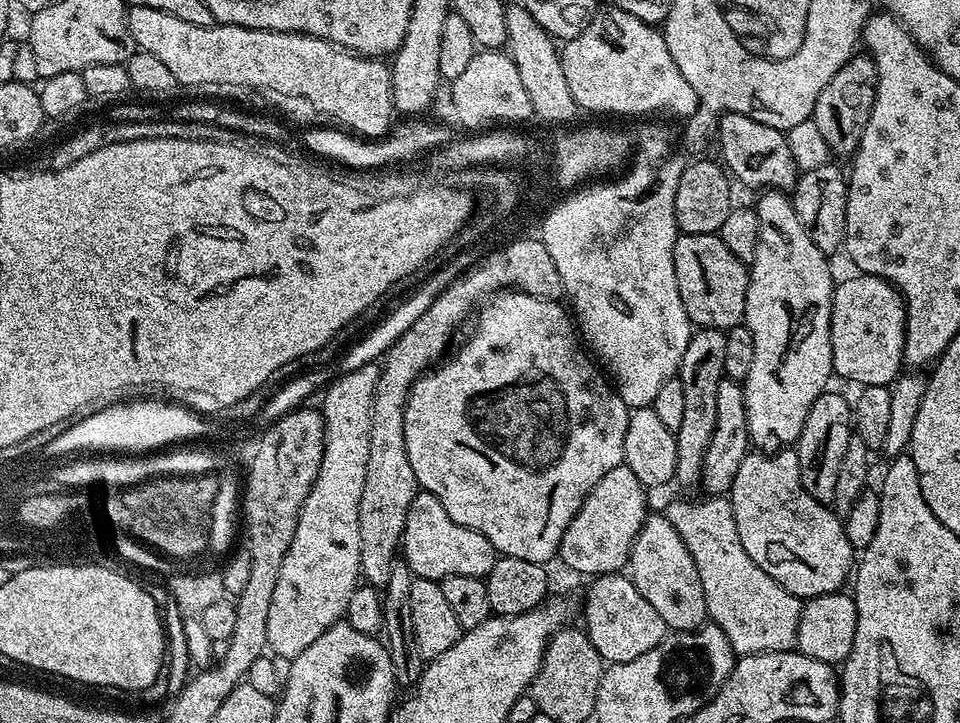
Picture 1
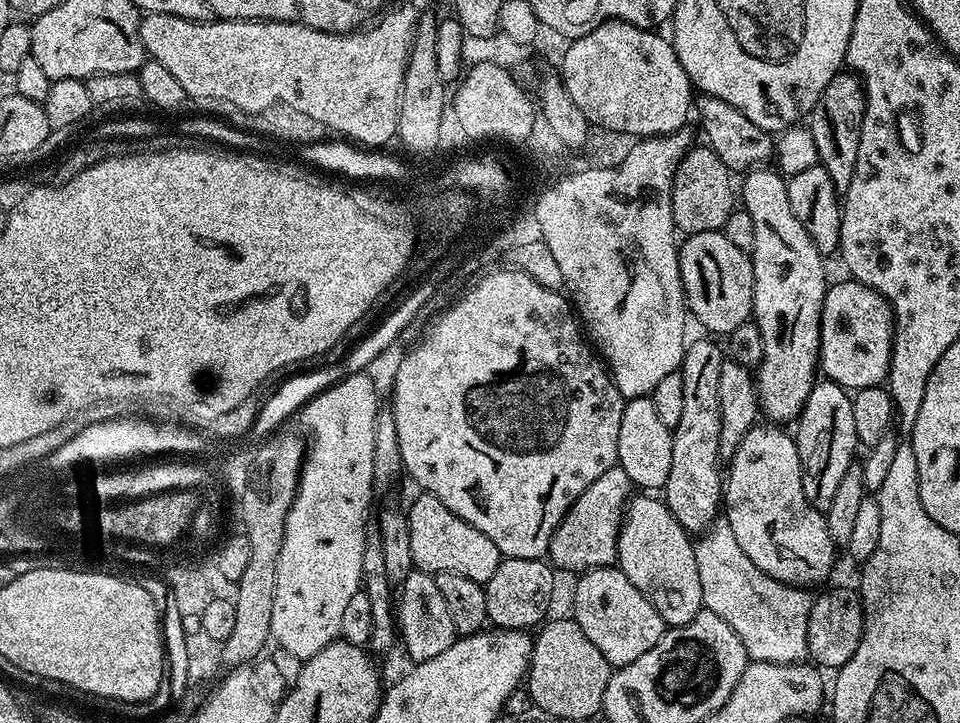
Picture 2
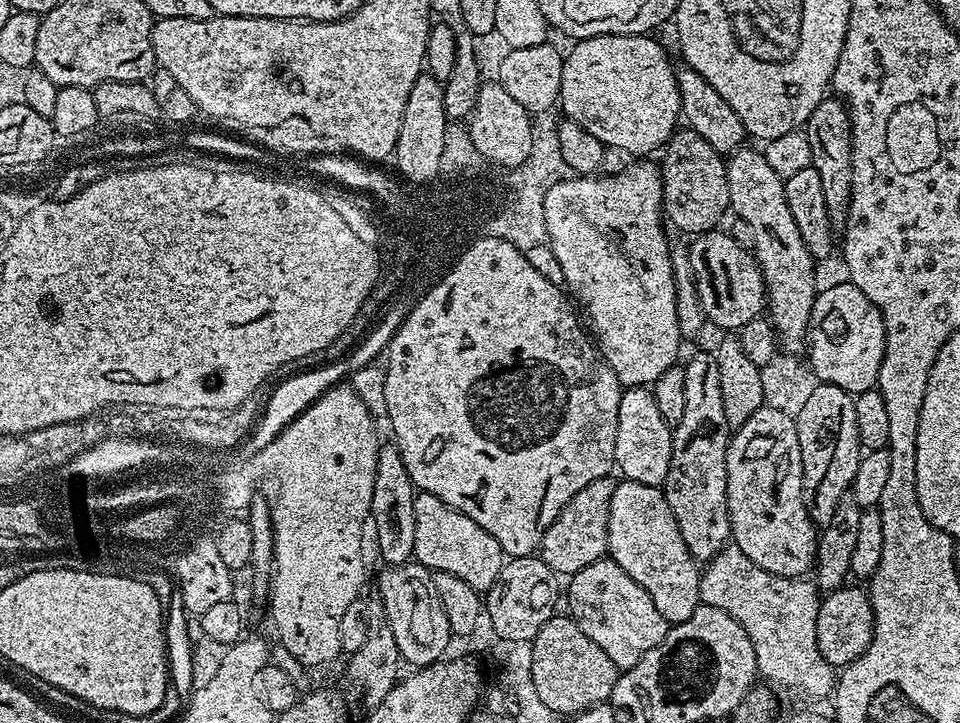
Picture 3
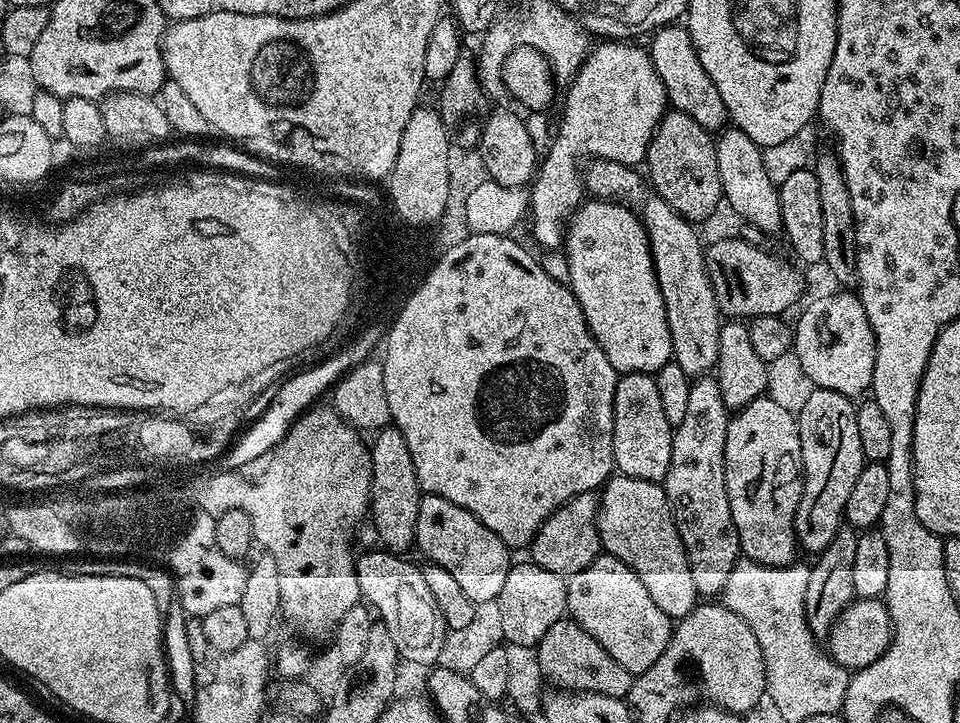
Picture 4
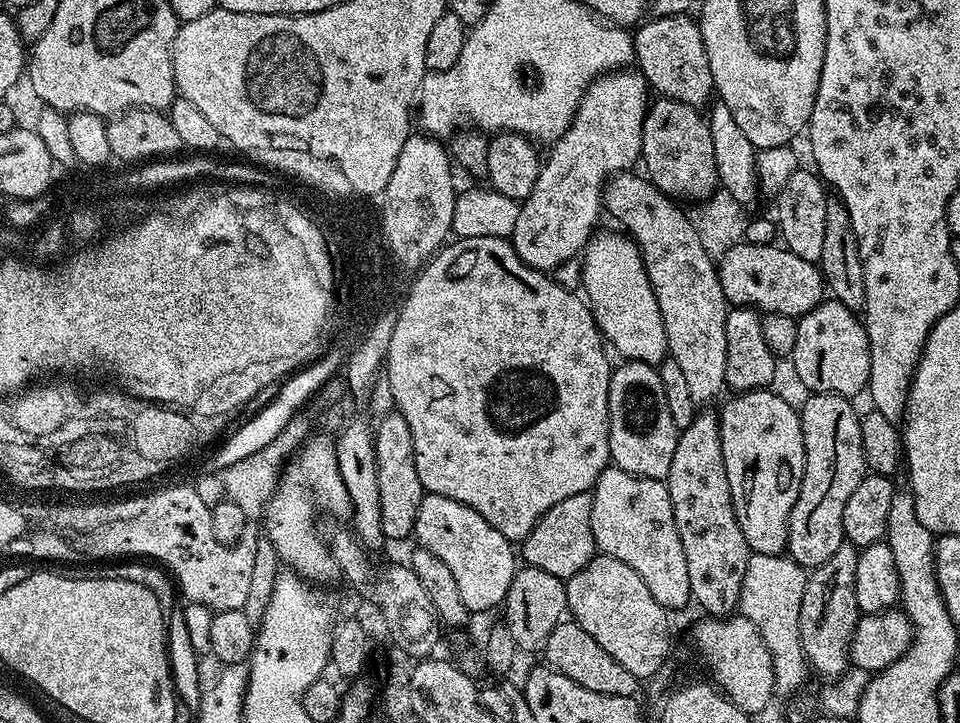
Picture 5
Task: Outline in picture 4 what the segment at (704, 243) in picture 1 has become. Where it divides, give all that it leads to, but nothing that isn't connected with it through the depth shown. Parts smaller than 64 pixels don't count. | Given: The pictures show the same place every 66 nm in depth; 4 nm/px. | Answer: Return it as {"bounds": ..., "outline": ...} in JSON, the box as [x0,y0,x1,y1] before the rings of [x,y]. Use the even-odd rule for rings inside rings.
{"bounds":[704,238,804,318],"outline":[[[739,238],[733,240],[716,240],[710,243],[704,250],[704,261],[708,277],[714,290],[716,304],[721,313],[728,318],[751,318],[762,314],[774,314],[784,316],[787,308],[792,308],[800,300],[804,292],[804,280],[788,264],[783,264],[776,256],[771,256],[759,244],[751,244]]]}

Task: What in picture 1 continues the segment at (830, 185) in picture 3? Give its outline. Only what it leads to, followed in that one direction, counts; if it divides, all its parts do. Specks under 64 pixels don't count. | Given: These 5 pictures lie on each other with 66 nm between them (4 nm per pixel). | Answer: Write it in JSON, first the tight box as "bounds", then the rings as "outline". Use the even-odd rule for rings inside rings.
{"bounds":[812,54,878,157],"outline":[[[854,54],[844,63],[842,70],[838,70],[838,74],[834,74],[830,82],[826,82],[822,94],[818,94],[818,102],[814,102],[812,121],[814,126],[818,126],[833,157],[855,157],[856,148],[866,130],[866,122],[870,122],[870,110],[874,106],[877,86],[878,70],[871,56]]]}

